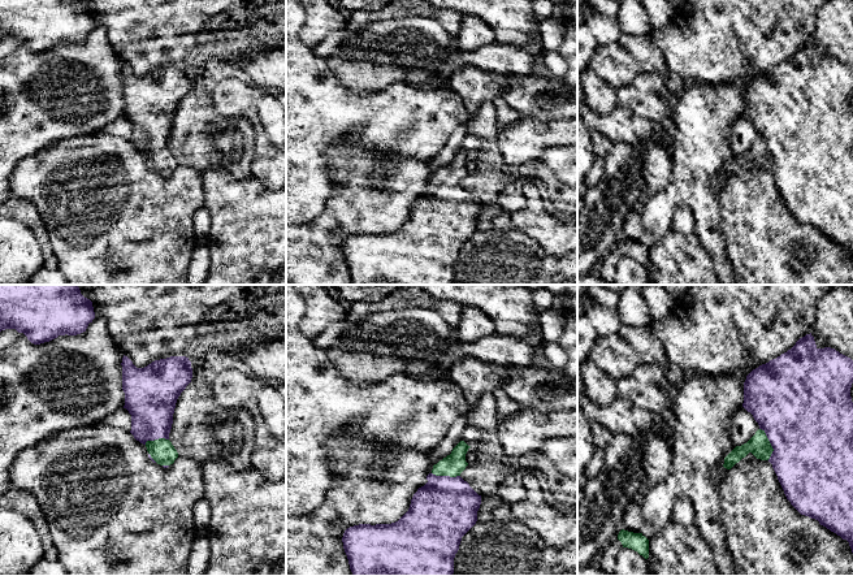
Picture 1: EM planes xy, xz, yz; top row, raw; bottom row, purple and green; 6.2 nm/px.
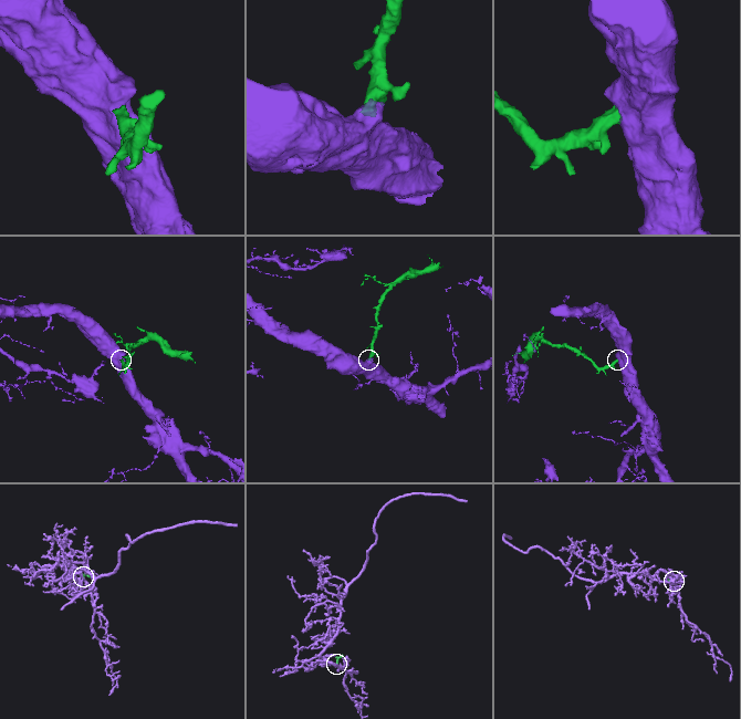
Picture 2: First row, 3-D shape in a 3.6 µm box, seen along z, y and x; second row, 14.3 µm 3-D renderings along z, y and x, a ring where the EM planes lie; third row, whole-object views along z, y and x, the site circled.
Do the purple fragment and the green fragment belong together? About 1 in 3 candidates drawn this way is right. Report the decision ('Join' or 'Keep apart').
Join

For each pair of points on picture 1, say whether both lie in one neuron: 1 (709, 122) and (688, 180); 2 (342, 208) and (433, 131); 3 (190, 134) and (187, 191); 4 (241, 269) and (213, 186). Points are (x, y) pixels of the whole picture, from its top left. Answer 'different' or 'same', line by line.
1: same
2: different
3: different
4: same

